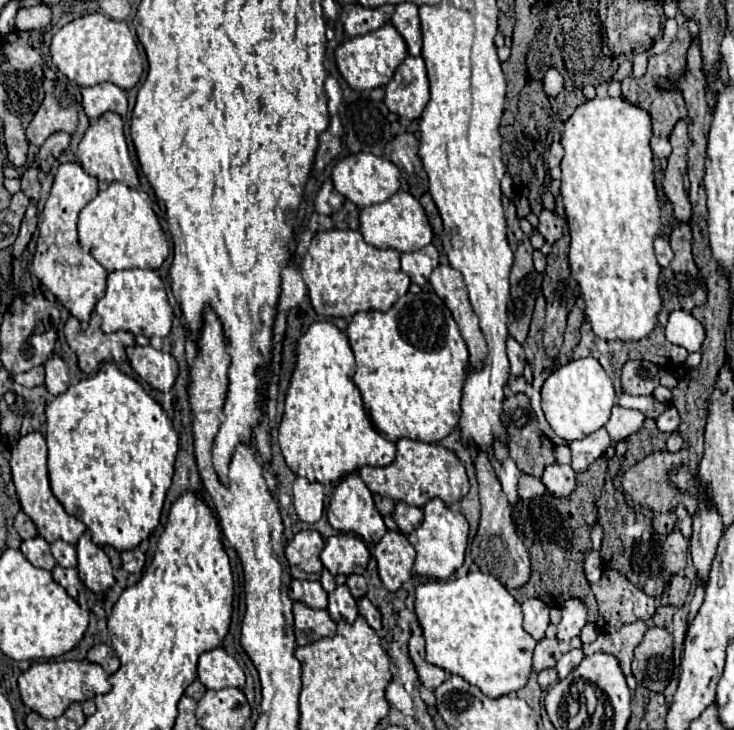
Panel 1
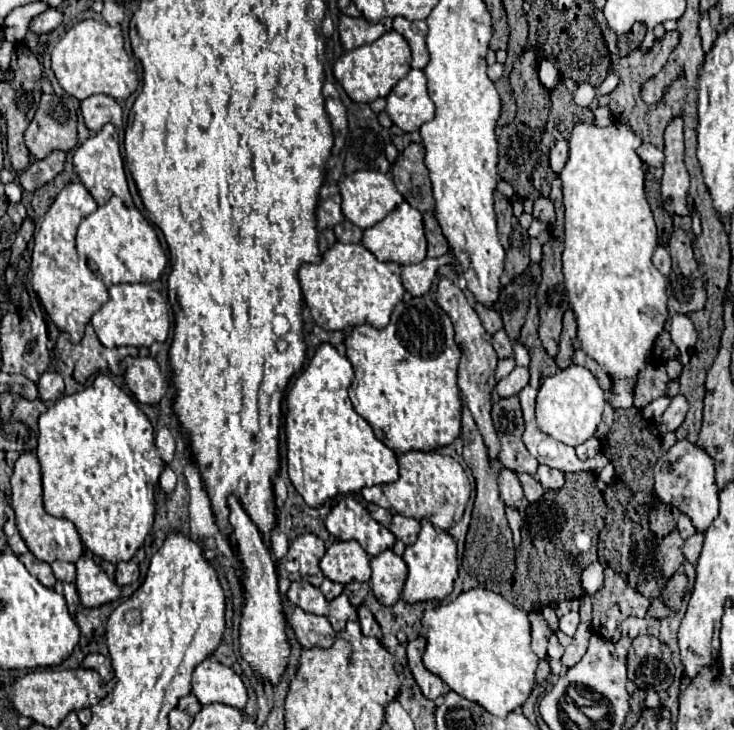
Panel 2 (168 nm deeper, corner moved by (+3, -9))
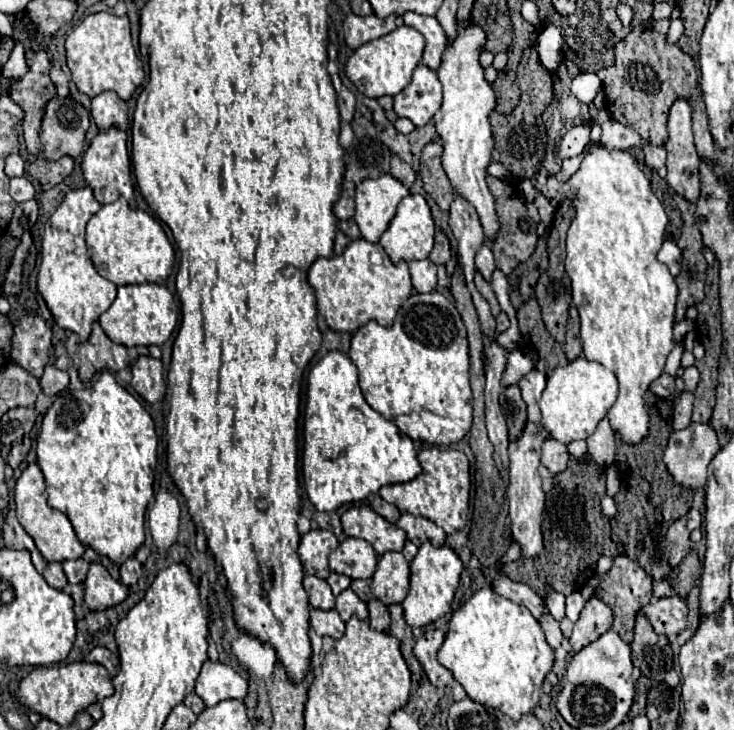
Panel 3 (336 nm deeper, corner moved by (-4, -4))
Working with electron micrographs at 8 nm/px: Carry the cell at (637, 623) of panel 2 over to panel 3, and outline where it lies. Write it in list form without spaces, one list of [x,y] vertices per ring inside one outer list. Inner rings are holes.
[[[665,597],[665,599],[655,599],[649,605],[641,609],[653,629],[663,629],[663,635],[679,635],[685,629],[687,623],[687,605],[683,599],[675,597]]]

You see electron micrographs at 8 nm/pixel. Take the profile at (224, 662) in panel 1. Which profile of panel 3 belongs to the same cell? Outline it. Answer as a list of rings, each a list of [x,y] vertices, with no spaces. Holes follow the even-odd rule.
[[[205,661],[201,673],[197,677],[195,693],[205,701],[207,707],[217,705],[223,699],[239,699],[247,697],[249,683],[235,669],[219,661]]]

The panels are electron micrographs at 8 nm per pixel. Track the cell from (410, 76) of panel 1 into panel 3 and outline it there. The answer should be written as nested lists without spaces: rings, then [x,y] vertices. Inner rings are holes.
[[[417,65],[411,83],[393,99],[393,109],[399,117],[407,117],[415,127],[427,125],[429,119],[441,109],[443,101],[443,89],[437,73],[425,65]]]

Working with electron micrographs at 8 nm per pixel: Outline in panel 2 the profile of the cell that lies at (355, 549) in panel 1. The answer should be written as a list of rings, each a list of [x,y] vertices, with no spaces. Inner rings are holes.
[[[354,540],[334,542],[320,560],[322,574],[340,584],[368,582],[370,578],[370,558],[362,546]]]

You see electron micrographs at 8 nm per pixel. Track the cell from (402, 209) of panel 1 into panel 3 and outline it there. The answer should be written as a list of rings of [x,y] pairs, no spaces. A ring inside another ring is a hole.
[[[407,195],[405,199],[401,199],[397,213],[393,217],[393,221],[389,223],[387,231],[381,235],[381,247],[385,249],[385,253],[389,255],[389,259],[393,263],[399,261],[413,261],[413,259],[427,259],[431,249],[433,249],[433,219],[431,219],[431,211],[429,205],[425,201],[423,195]]]

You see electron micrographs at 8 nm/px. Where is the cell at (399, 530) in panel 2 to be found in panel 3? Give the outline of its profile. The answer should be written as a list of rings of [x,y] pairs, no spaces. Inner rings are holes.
[[[403,513],[395,525],[401,527],[407,533],[407,539],[417,547],[423,545],[425,541],[431,541],[433,545],[445,543],[445,531],[427,517],[415,517],[411,513]]]

